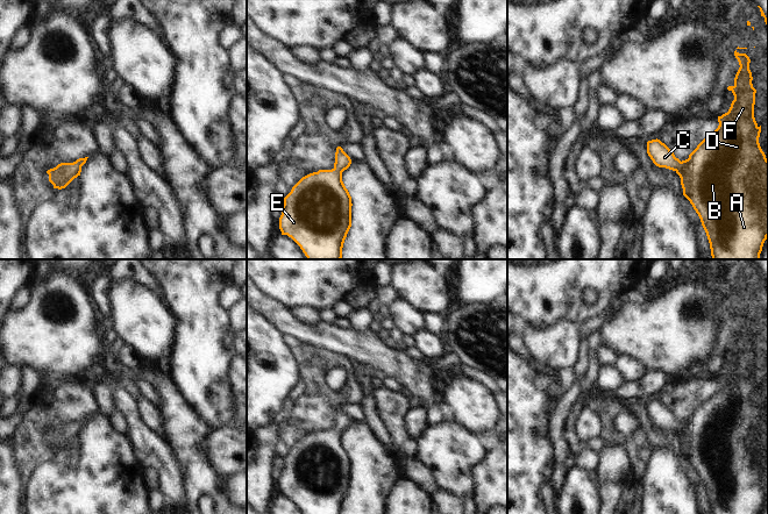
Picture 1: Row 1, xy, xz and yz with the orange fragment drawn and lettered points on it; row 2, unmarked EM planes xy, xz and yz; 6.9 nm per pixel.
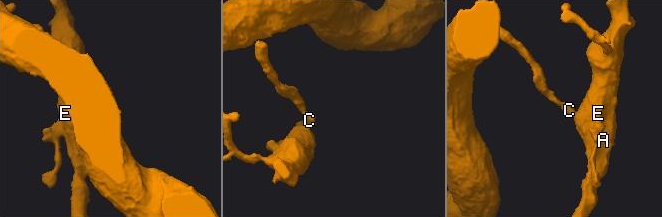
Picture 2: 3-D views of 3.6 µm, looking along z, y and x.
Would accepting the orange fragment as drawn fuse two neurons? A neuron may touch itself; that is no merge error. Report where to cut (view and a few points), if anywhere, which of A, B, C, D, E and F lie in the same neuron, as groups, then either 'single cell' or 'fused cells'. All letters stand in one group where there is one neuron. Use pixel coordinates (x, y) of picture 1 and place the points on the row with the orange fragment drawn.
no cut; A B C D E F; single cell

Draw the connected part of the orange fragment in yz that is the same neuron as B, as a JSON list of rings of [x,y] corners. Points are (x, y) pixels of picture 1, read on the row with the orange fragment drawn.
[[[737,50],[734,56],[740,67],[734,85],[727,87],[733,93],[734,100],[728,112],[718,116],[718,128],[704,138],[685,160],[676,158],[657,138],[647,142],[647,154],[656,166],[673,170],[680,176],[683,195],[692,205],[706,233],[712,259],[760,259],[763,243],[768,237],[768,159],[759,143],[761,126],[758,126],[754,117],[756,90],[752,84],[751,59]]]

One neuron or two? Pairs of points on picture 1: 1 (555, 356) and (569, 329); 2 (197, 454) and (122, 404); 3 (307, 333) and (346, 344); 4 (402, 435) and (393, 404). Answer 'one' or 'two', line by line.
1: one
2: two
3: one
4: one

